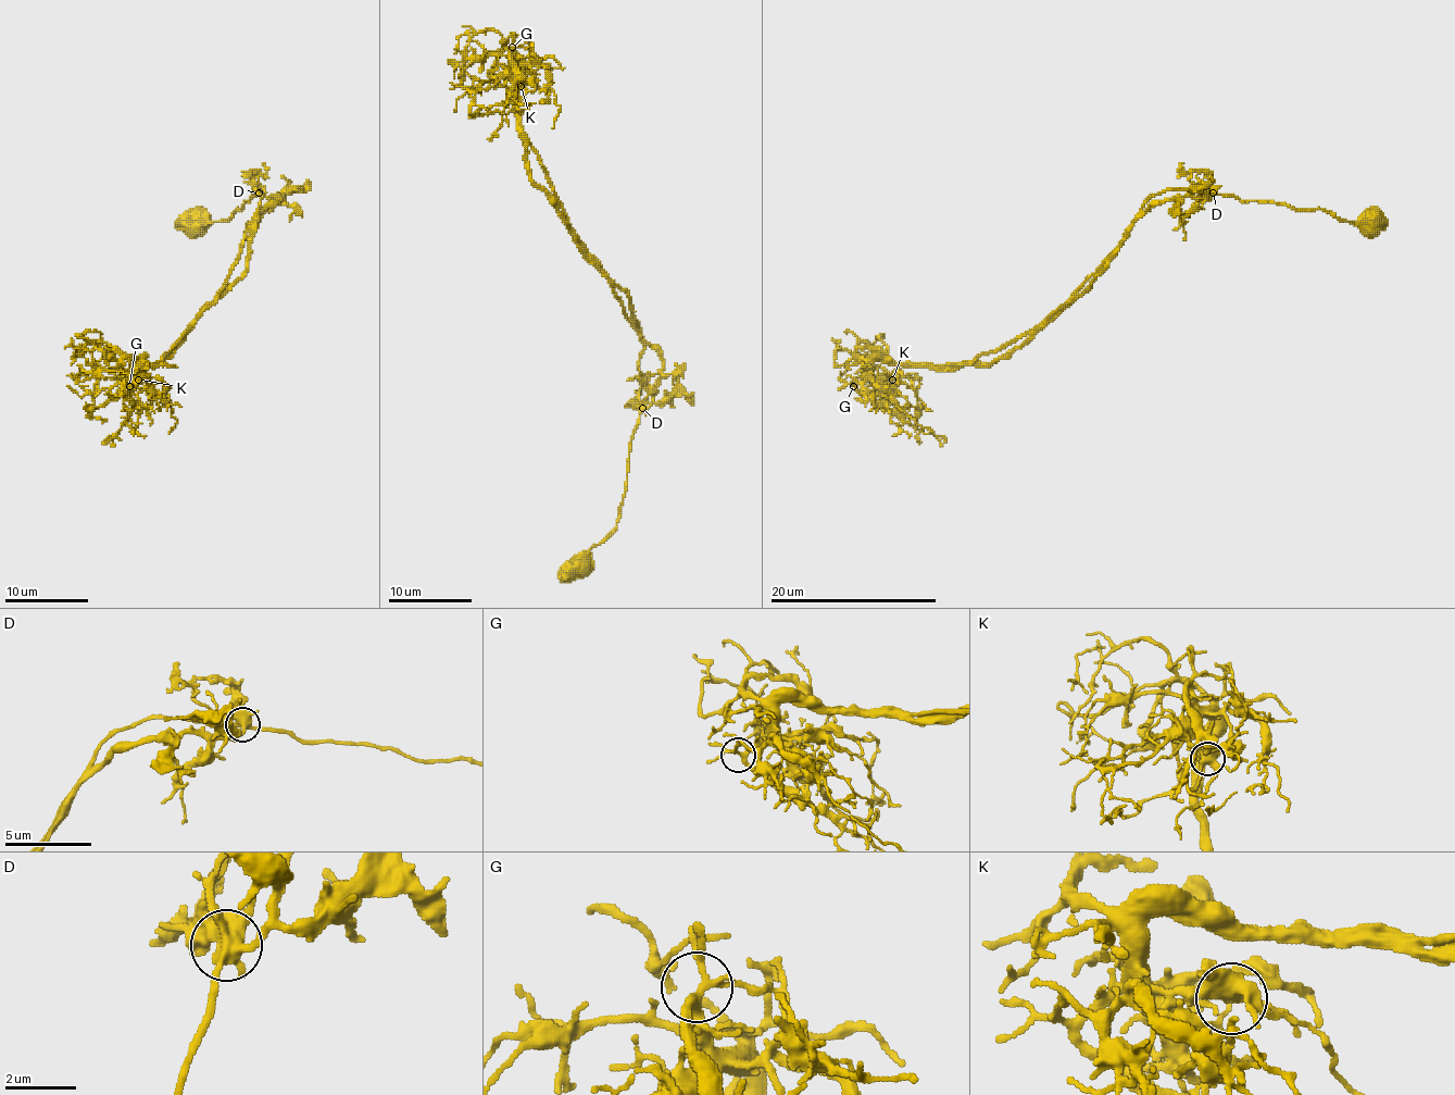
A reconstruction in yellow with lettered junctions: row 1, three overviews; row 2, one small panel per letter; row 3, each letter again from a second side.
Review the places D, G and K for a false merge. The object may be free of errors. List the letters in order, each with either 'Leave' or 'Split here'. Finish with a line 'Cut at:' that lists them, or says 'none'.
D: Leave
G: Leave
K: Leave
Cut at: none

